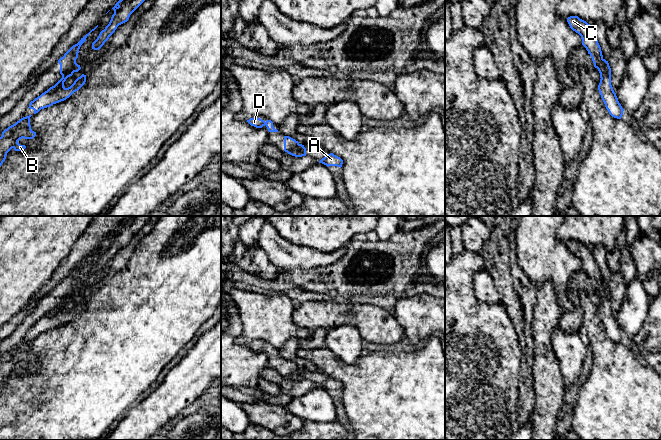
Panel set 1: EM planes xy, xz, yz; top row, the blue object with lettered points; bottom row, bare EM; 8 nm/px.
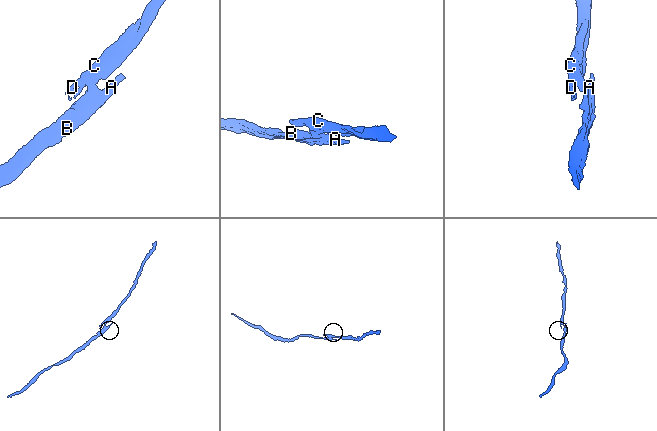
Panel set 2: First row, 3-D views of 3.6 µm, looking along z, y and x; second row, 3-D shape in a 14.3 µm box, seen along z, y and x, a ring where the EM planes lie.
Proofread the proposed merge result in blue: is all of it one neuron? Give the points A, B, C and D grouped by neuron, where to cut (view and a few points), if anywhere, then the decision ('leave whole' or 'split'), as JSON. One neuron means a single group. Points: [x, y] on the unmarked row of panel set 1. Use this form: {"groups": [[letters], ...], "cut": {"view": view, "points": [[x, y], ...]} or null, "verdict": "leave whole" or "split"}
{"groups": [["A", "B"], ["C", "D"]], "cut": {"view": "xy", "points": [[75, 284], [72, 290], [62, 299]]}, "verdict": "split"}

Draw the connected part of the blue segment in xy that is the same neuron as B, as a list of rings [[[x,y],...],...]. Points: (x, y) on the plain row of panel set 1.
[[[32,339],[21,342],[2,356],[2,360],[0,361],[0,390],[12,372],[15,375],[21,375],[26,372],[25,369],[18,367],[20,363],[33,363],[36,360],[36,356],[31,353],[31,340]]]

